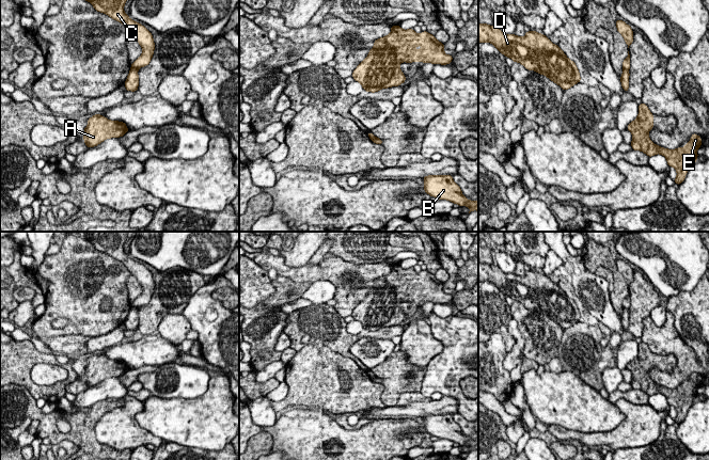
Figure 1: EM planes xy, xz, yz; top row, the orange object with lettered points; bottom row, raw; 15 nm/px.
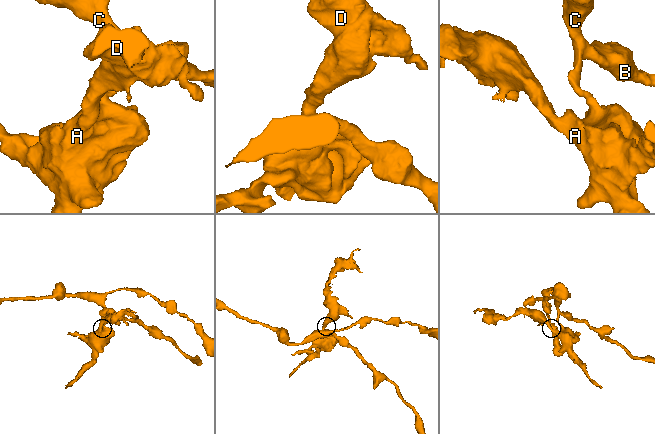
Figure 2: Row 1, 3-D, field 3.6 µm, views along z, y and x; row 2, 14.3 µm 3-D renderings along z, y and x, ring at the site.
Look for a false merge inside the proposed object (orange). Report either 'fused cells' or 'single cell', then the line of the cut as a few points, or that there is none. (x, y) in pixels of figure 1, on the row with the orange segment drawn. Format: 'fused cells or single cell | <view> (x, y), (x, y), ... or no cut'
fused cells | xy (131, 65), (137, 69)

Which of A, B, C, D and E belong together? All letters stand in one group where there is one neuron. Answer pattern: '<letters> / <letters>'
A D E / B C

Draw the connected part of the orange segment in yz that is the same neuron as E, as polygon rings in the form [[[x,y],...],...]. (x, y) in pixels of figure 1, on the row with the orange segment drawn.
[[[639,105],[637,117],[629,123],[627,129],[632,133],[631,146],[633,150],[641,150],[648,157],[657,154],[663,155],[668,166],[674,166],[677,172],[675,184],[680,185],[689,171],[689,169],[697,160],[697,149],[702,146],[702,138],[693,133],[691,140],[686,143],[684,147],[676,149],[667,149],[656,145],[648,137],[648,132],[653,128],[653,114],[649,111],[647,105]]]

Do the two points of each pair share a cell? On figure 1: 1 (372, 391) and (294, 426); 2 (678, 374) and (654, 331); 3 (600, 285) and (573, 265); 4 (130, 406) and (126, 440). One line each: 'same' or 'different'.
1: different
2: same
3: same
4: same

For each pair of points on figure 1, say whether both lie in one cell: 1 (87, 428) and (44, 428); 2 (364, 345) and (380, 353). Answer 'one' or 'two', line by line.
1: one
2: one

